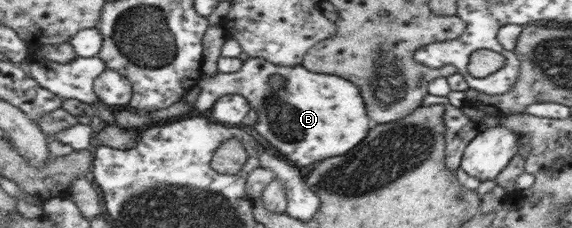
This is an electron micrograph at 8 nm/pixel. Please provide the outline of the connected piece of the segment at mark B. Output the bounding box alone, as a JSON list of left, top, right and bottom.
[195,58,374,167]

